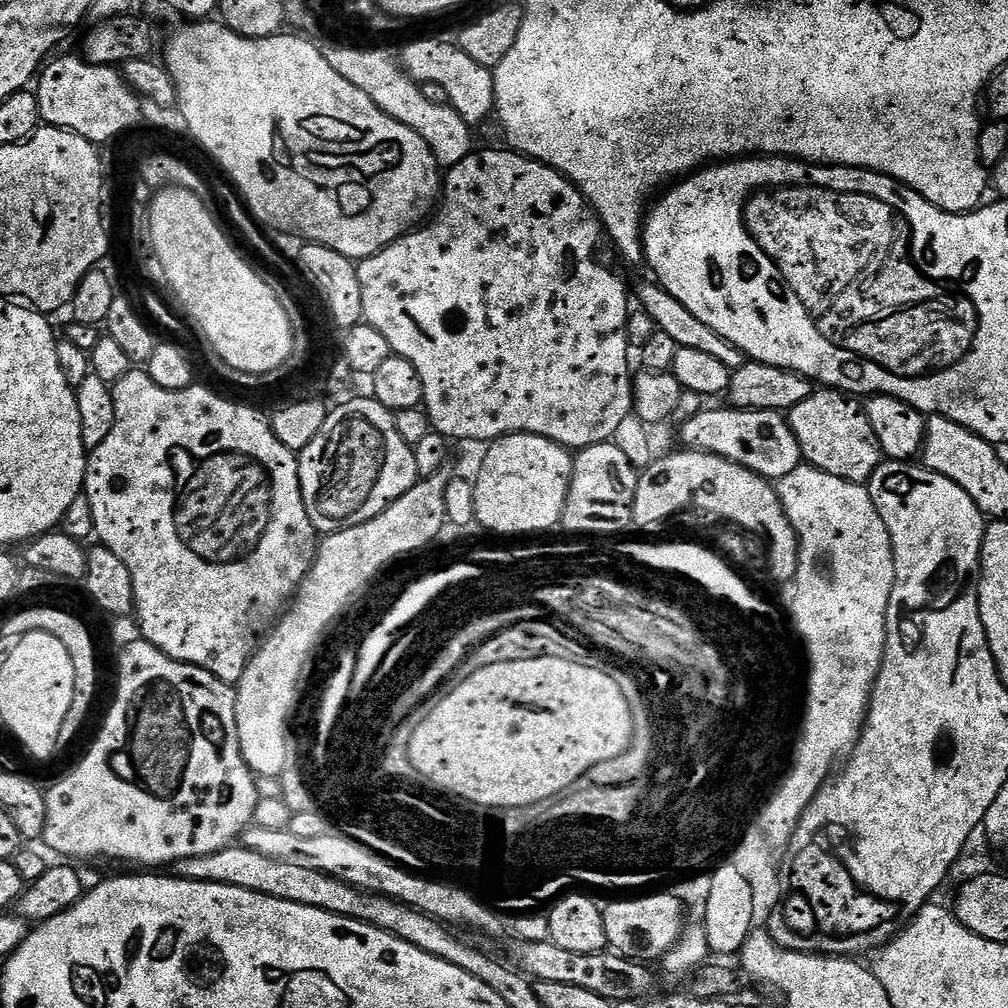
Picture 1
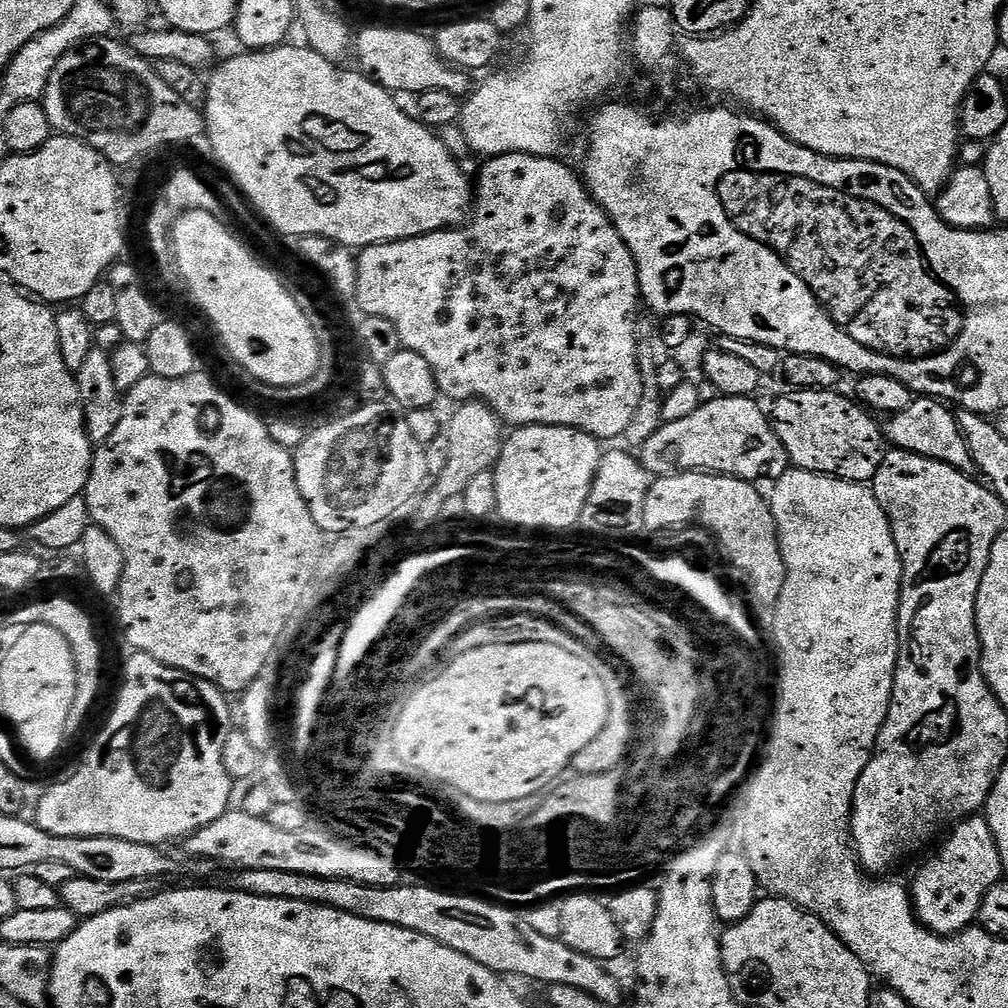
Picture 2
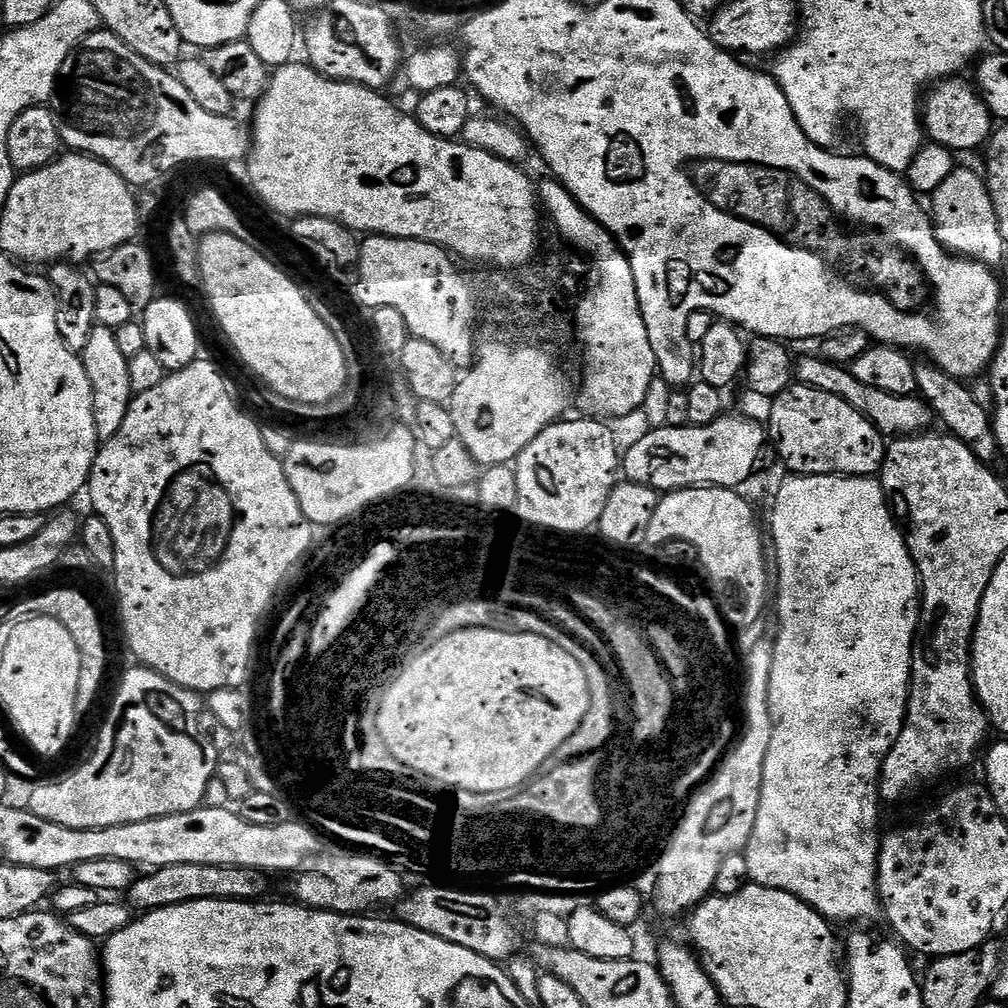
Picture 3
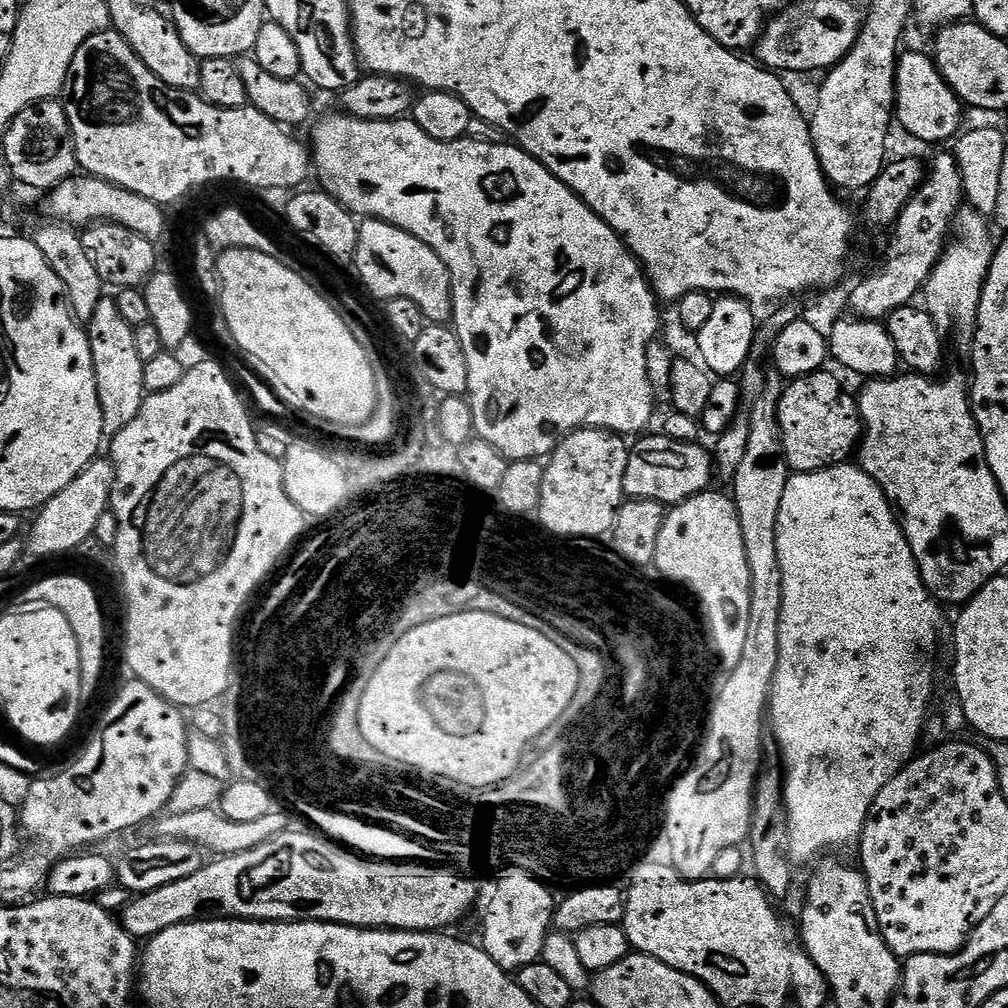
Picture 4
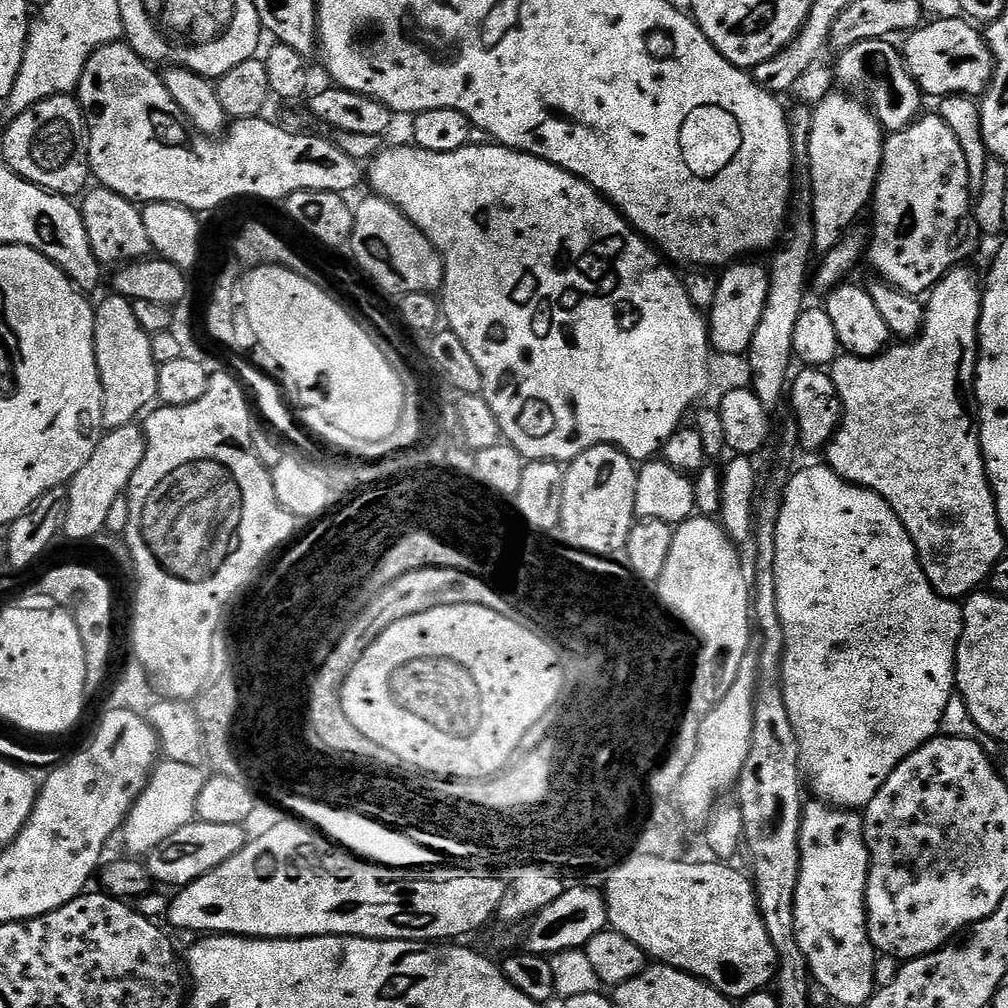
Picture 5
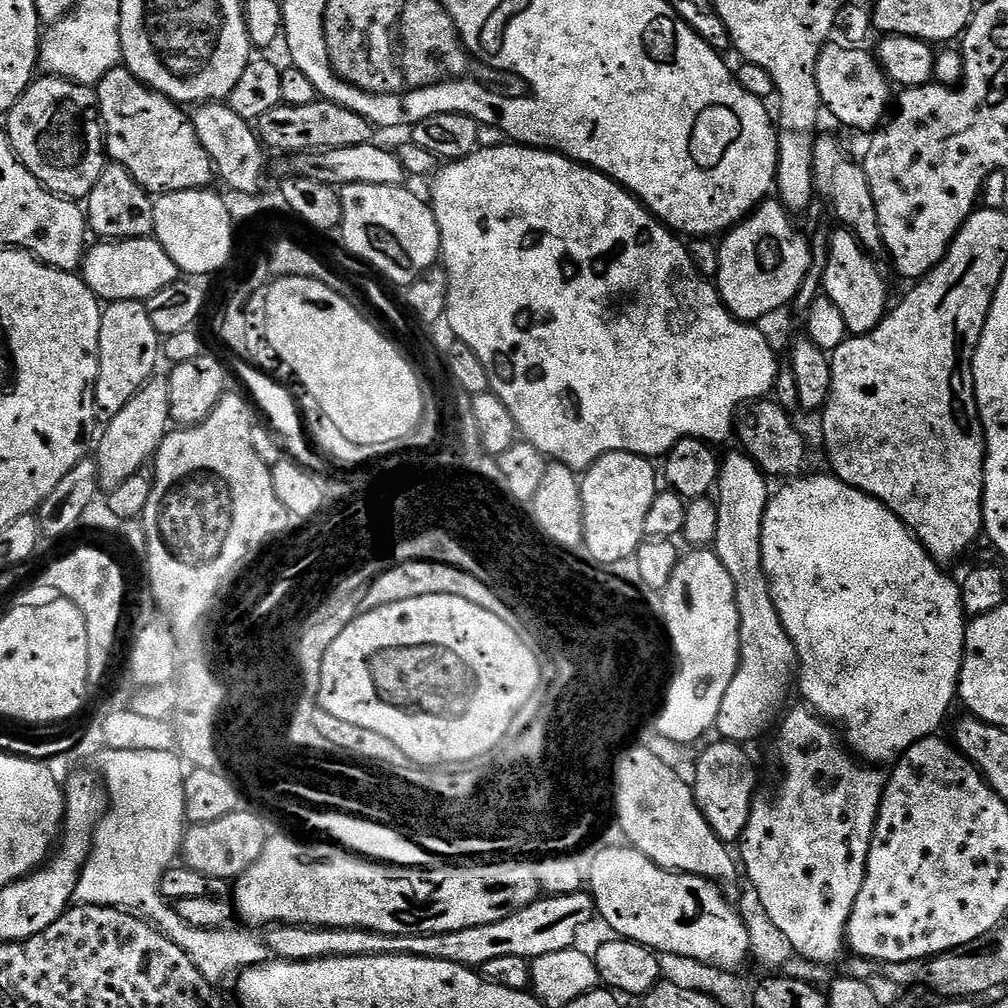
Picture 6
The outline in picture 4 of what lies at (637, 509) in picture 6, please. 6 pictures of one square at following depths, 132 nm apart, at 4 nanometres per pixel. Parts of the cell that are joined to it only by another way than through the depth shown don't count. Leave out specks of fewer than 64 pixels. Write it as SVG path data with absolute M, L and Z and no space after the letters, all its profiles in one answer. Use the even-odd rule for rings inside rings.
M582 428L563 437L552 455L547 457L543 465L544 481L541 484L541 492L544 494L542 514L544 520L548 520L548 528L556 528L554 536L600 538L596 536L607 537L611 533L620 505L626 499L624 479L630 448L620 440L623 439L617 433L603 428Z

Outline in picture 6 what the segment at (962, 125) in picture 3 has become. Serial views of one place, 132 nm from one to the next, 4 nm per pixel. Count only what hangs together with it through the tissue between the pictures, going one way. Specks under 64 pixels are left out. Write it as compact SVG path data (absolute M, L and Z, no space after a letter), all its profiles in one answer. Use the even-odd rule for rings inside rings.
M829 43L820 51L816 77L820 102L827 115L829 112L838 123L845 124L856 132L872 134L885 123L886 113L890 108L890 81L884 69L880 67L879 59L873 53L871 56L862 49L864 48L860 46Z

